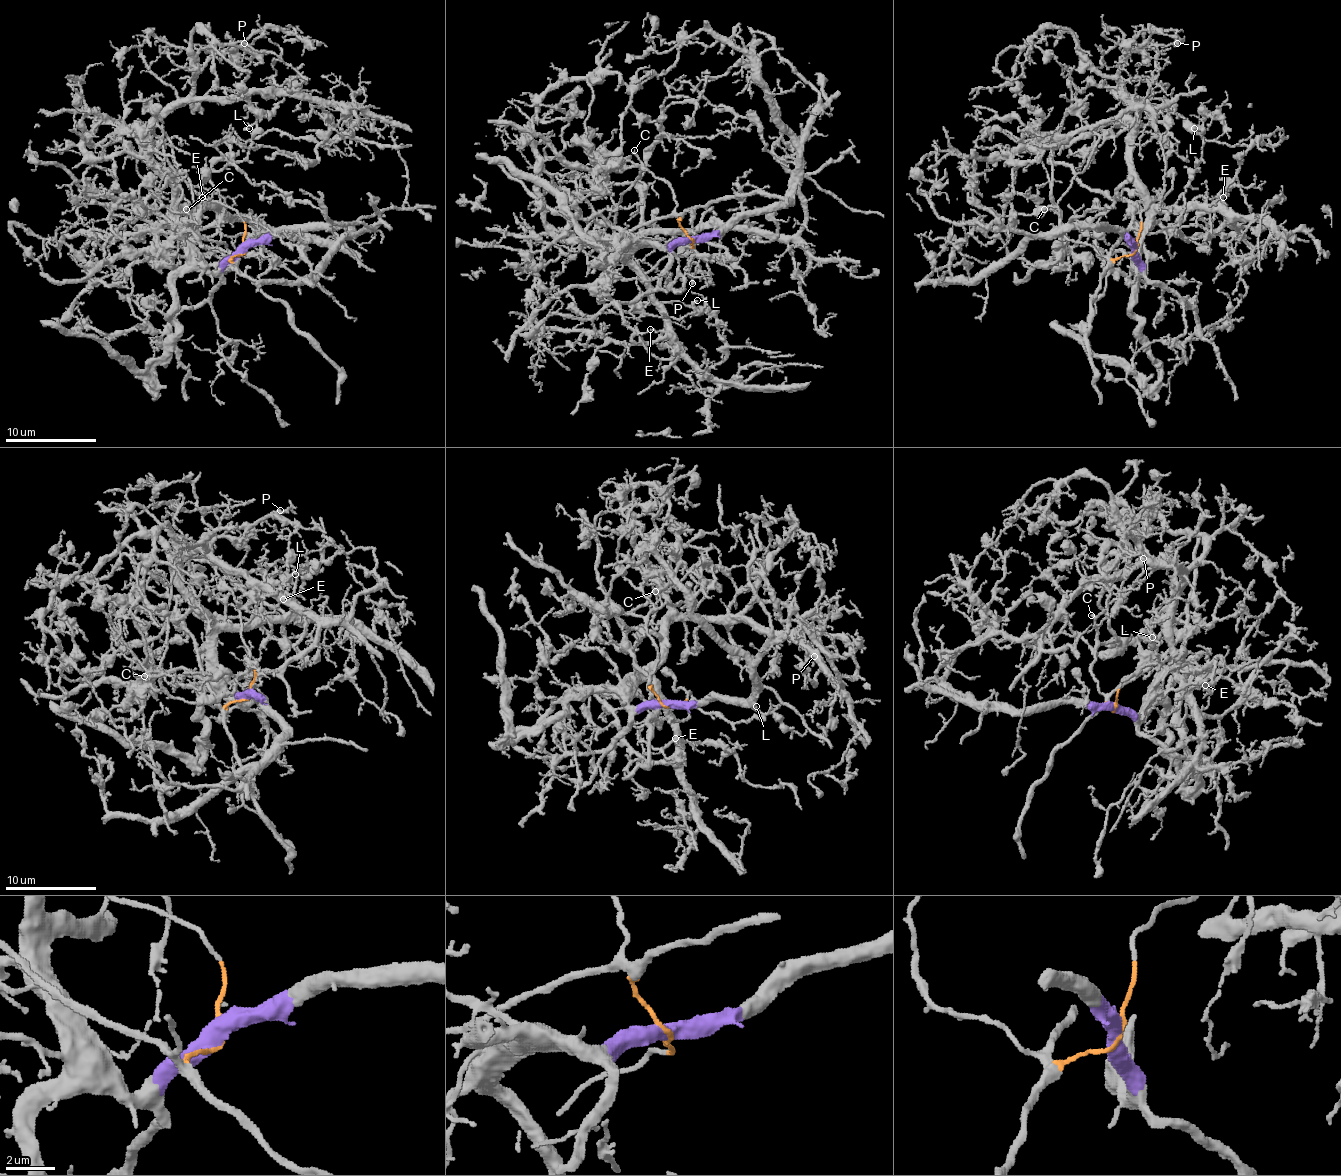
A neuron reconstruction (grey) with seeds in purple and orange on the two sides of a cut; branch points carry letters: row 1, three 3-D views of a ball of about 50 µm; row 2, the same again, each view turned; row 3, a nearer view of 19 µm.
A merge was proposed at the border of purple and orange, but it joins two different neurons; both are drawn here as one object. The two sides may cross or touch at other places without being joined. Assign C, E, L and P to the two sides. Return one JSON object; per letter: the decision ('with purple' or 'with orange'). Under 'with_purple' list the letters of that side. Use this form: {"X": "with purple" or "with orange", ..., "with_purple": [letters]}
{"C": "with orange", "E": "with purple", "L": "with purple", "P": "with purple", "with_purple": ["E", "L", "P"]}

